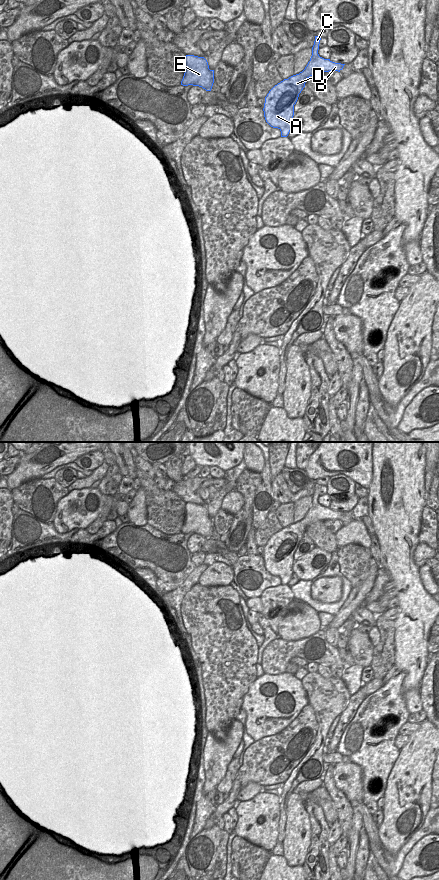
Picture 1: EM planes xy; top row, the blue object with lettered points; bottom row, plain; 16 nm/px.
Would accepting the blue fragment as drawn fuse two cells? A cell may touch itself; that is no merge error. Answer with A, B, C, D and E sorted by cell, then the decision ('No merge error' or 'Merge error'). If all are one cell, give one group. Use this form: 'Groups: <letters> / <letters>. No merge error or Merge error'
Groups: A B C D E. No merge error

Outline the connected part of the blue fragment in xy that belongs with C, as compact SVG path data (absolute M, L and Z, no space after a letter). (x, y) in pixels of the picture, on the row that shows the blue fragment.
M315 36L312 56L305 69L275 85L265 97L263 108L265 120L271 127L281 131L281 137L287 137L293 126L294 105L305 87L306 80L317 73L340 72L345 65L320 57L318 54L320 40L320 37Z

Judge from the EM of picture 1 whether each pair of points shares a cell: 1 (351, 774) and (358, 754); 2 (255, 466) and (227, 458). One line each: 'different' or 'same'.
1: different
2: different

